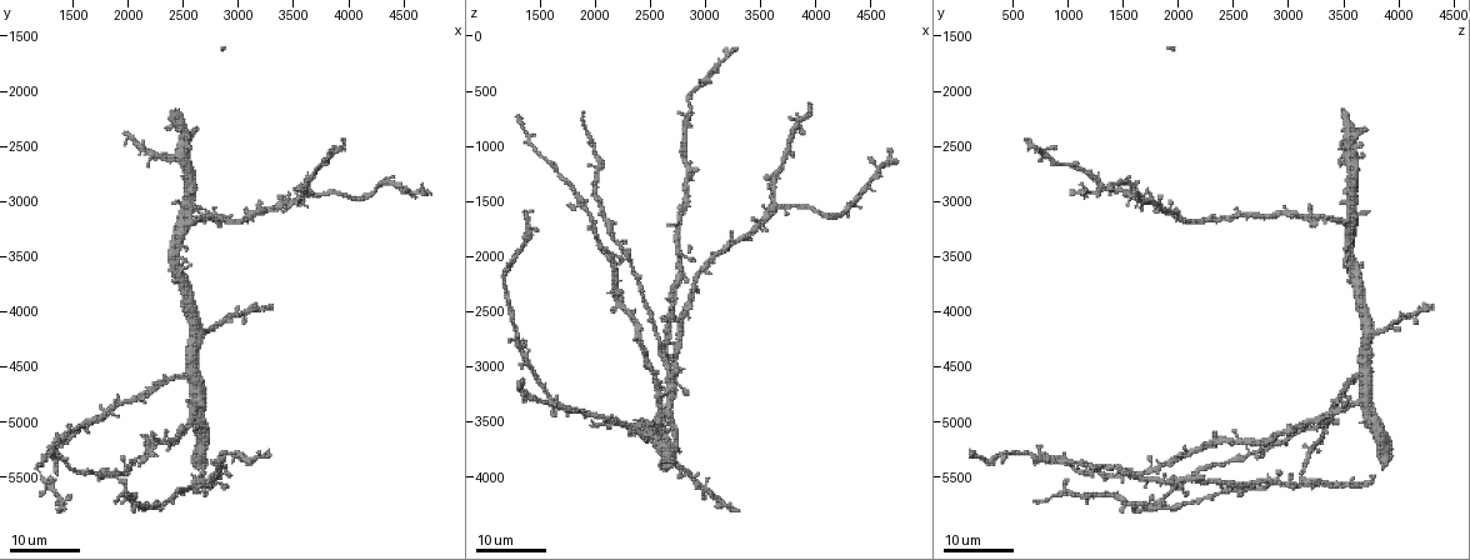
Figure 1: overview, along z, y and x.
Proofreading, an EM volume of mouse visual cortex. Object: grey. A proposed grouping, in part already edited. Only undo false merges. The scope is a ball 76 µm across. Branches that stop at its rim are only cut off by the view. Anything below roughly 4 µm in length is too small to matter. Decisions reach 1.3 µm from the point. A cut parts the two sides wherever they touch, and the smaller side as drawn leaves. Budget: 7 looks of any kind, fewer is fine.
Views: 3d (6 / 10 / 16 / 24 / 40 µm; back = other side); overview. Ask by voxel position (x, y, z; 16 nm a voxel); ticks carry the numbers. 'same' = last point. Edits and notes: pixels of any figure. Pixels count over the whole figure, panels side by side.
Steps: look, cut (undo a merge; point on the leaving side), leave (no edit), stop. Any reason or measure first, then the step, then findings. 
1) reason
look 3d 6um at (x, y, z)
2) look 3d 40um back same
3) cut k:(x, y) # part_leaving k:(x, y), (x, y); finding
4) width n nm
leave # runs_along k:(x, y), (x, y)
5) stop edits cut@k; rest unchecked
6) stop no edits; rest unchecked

look 3d 16um at (1880, 5540, 1480)

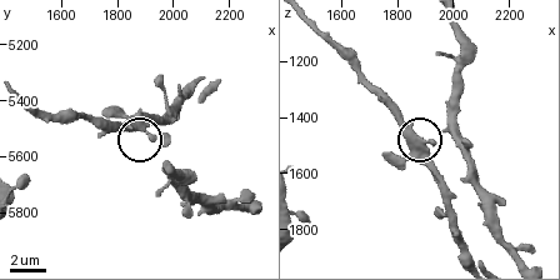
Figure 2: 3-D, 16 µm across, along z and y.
closer look
look 3d 10um at (1910, 5520, 1480)

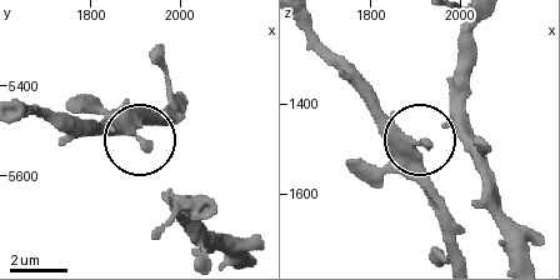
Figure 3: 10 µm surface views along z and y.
width 530 nm
leave # runs_along 3:(454, 256), (445, 206), (416, 139), (354, 79); one neuron here

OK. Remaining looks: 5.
look 3d 16um at (1580, 5020, 3300)

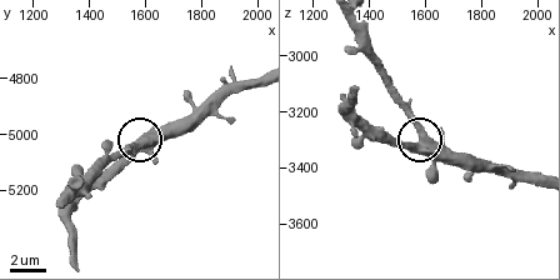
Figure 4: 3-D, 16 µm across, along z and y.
zoom in
look 3d 10um at (1590, 5040, 3290)

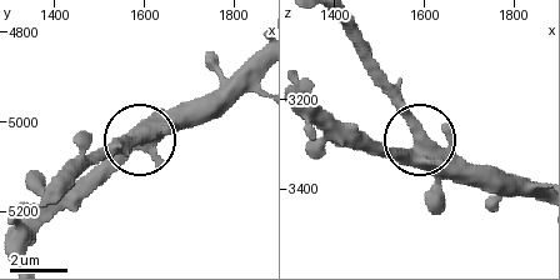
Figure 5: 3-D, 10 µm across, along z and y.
width 470 nm
leave # runs_along 5:(258, 51), (215, 89), (158, 118), (88, 188); continuous, no second neuron

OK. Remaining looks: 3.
look 3d 16um at (2640, 5520, 2820)

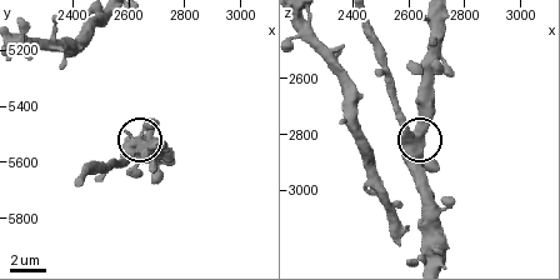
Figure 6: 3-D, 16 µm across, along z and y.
look 3d 6um same

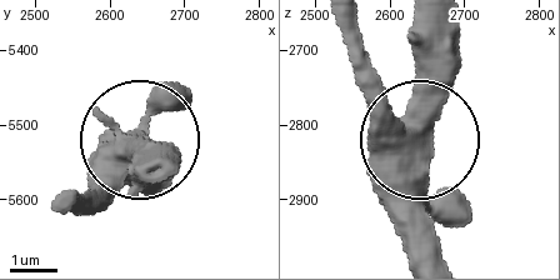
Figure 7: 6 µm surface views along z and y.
side_arm 16 um
leave # one neuron here

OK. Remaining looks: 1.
stop no edits; rest unchecked

